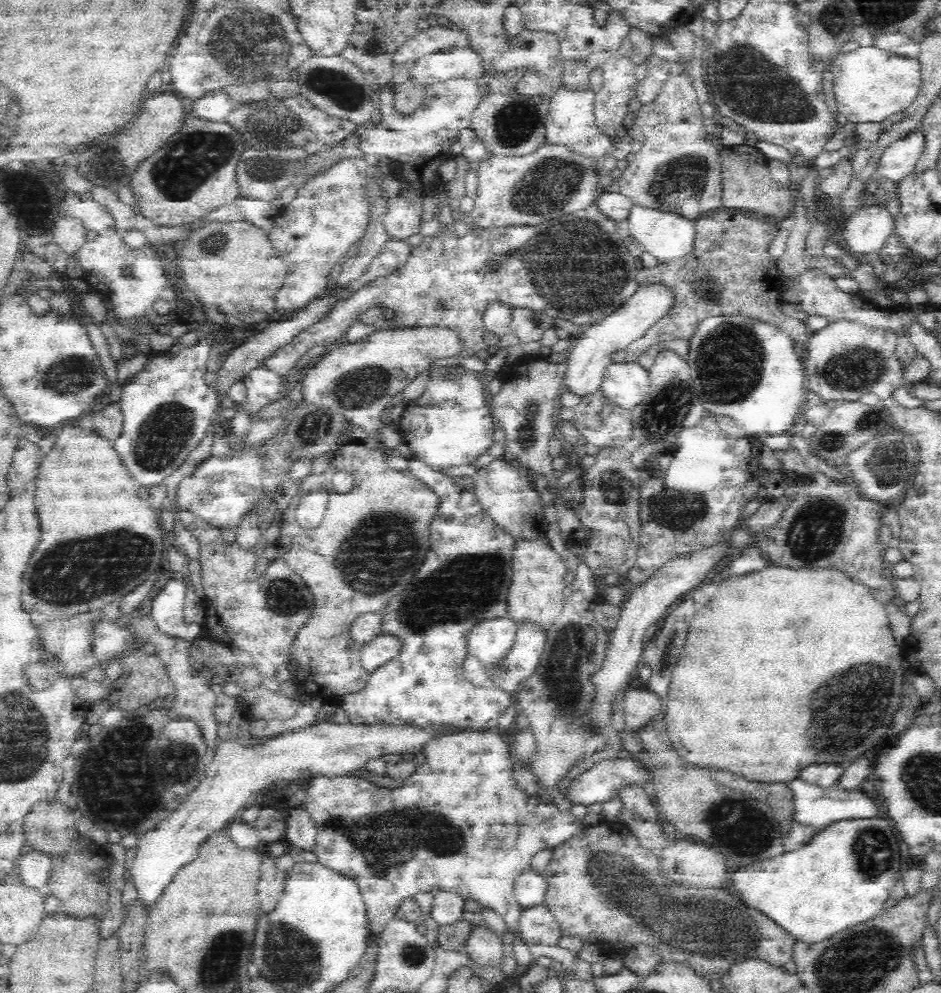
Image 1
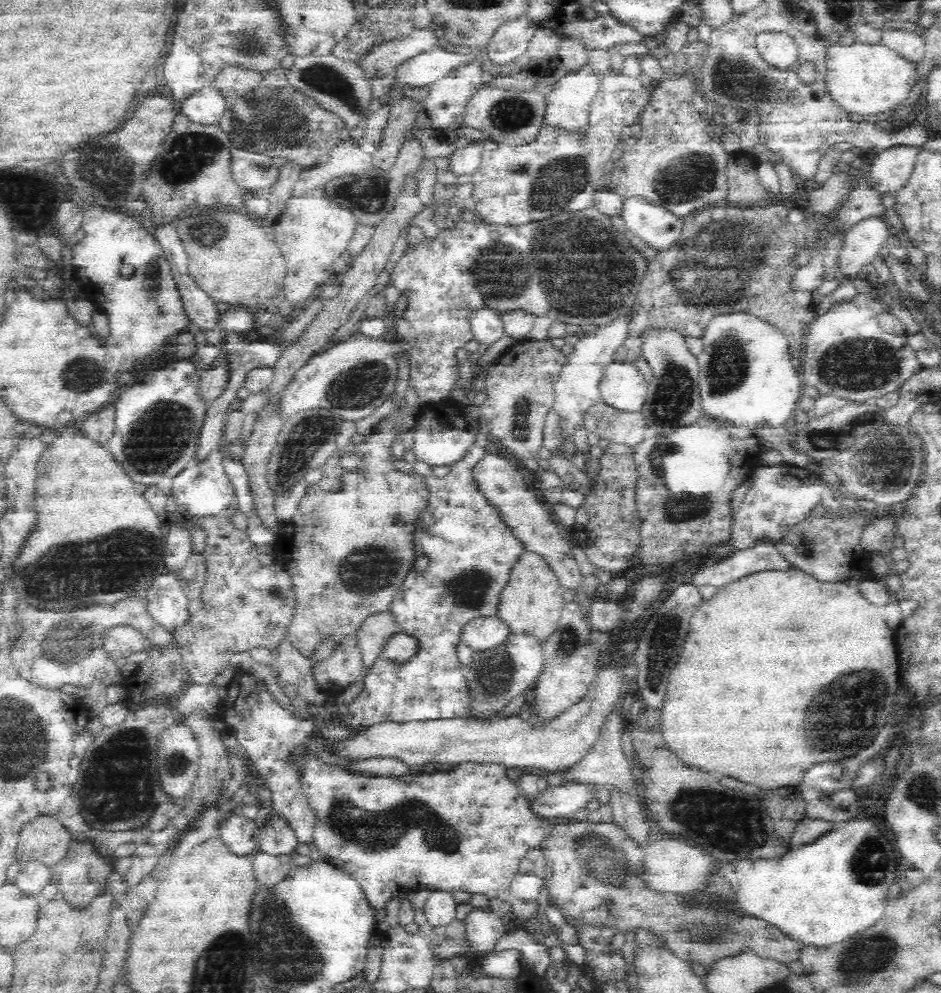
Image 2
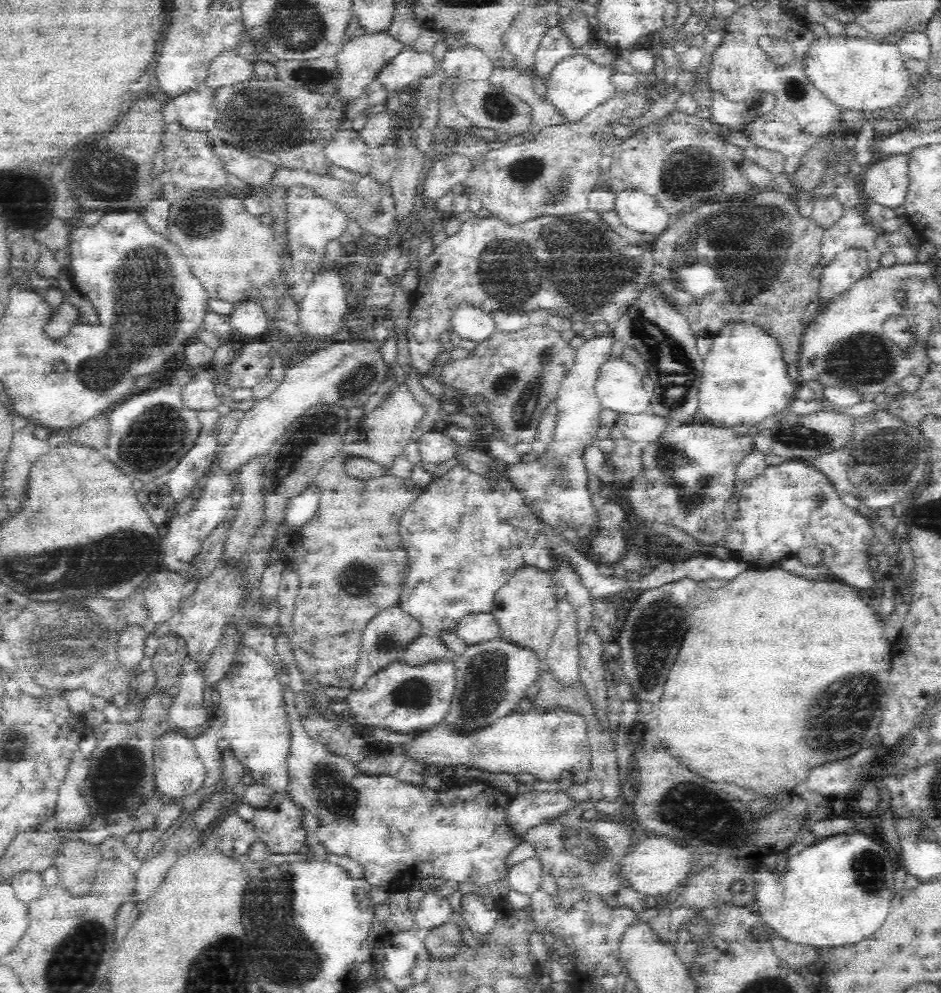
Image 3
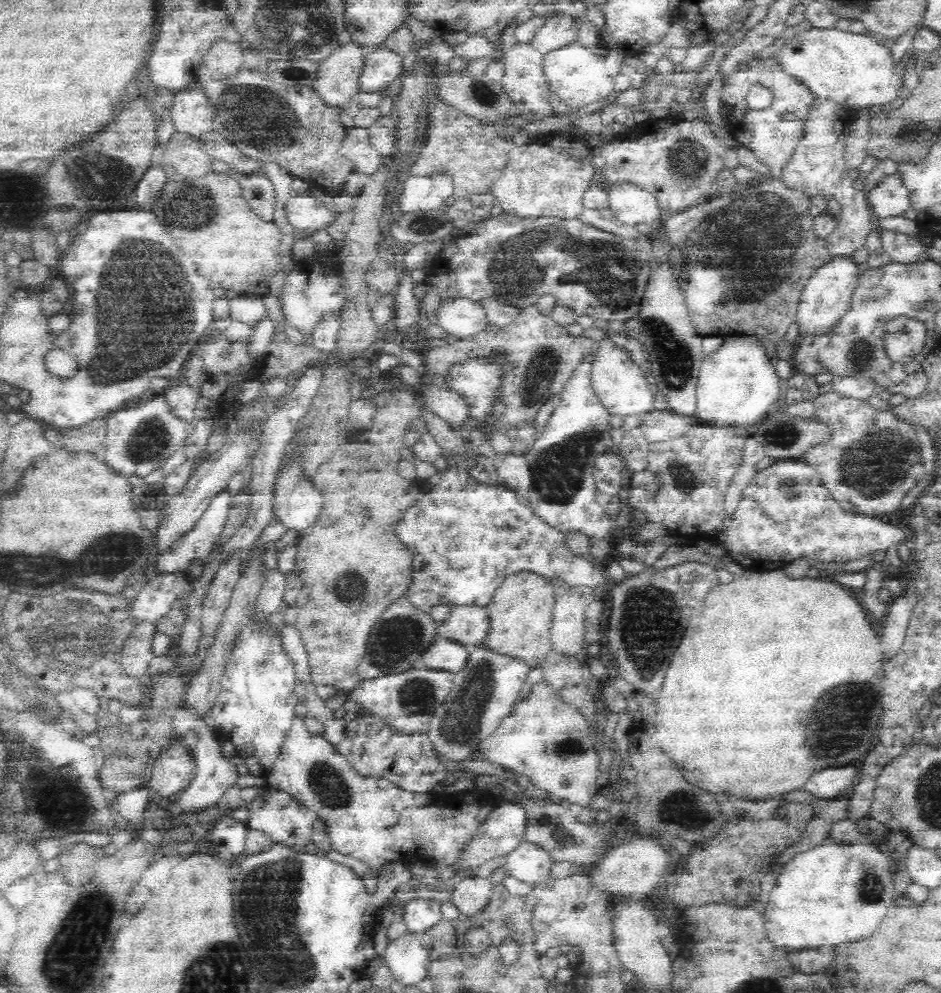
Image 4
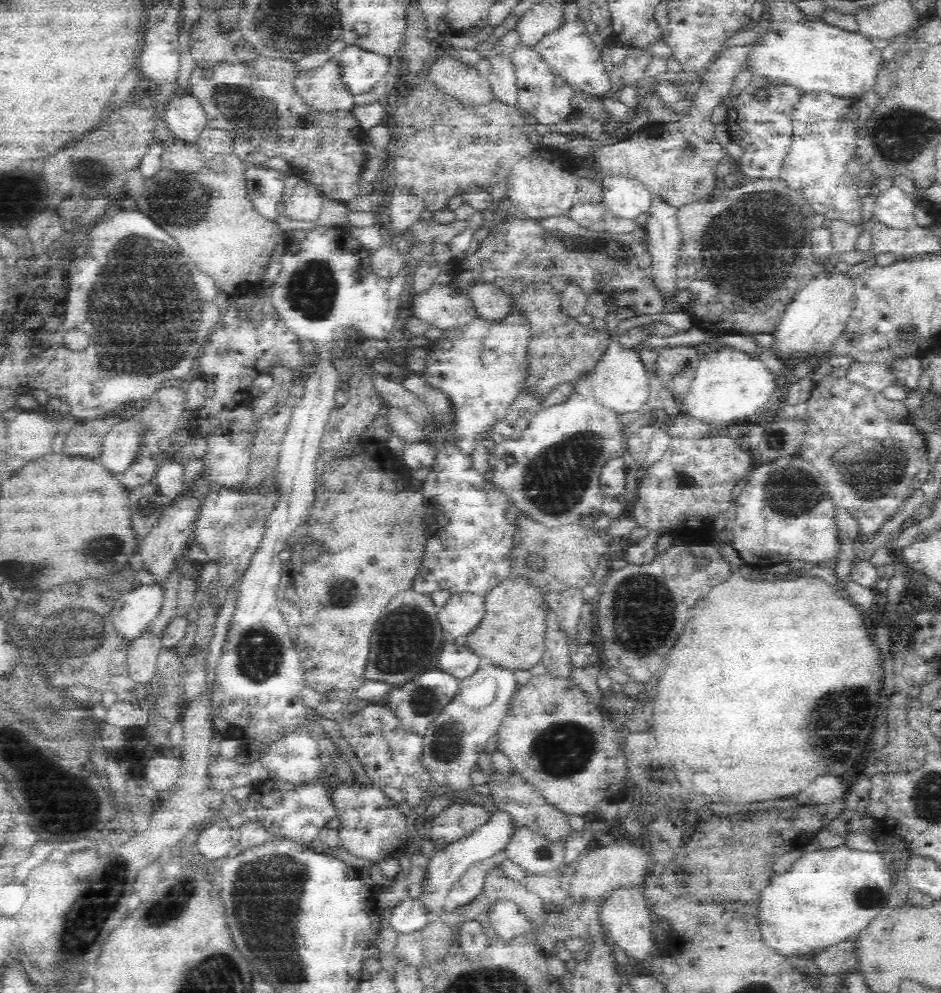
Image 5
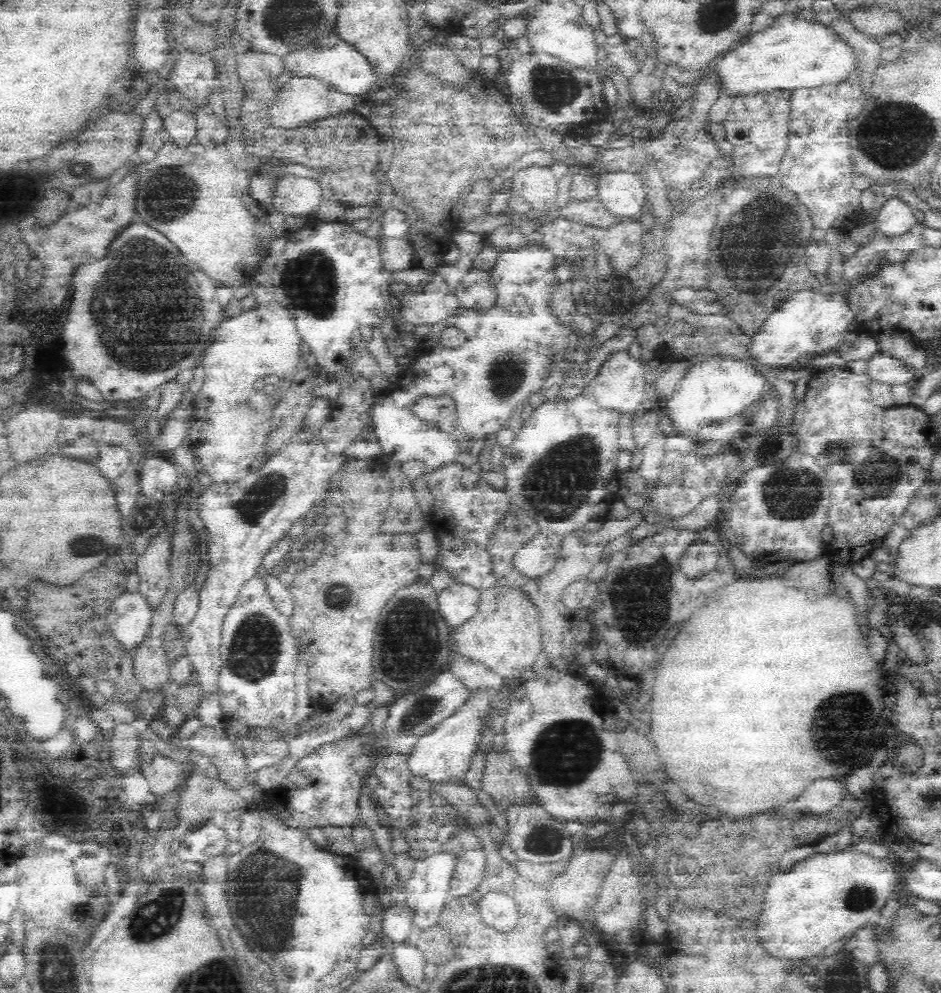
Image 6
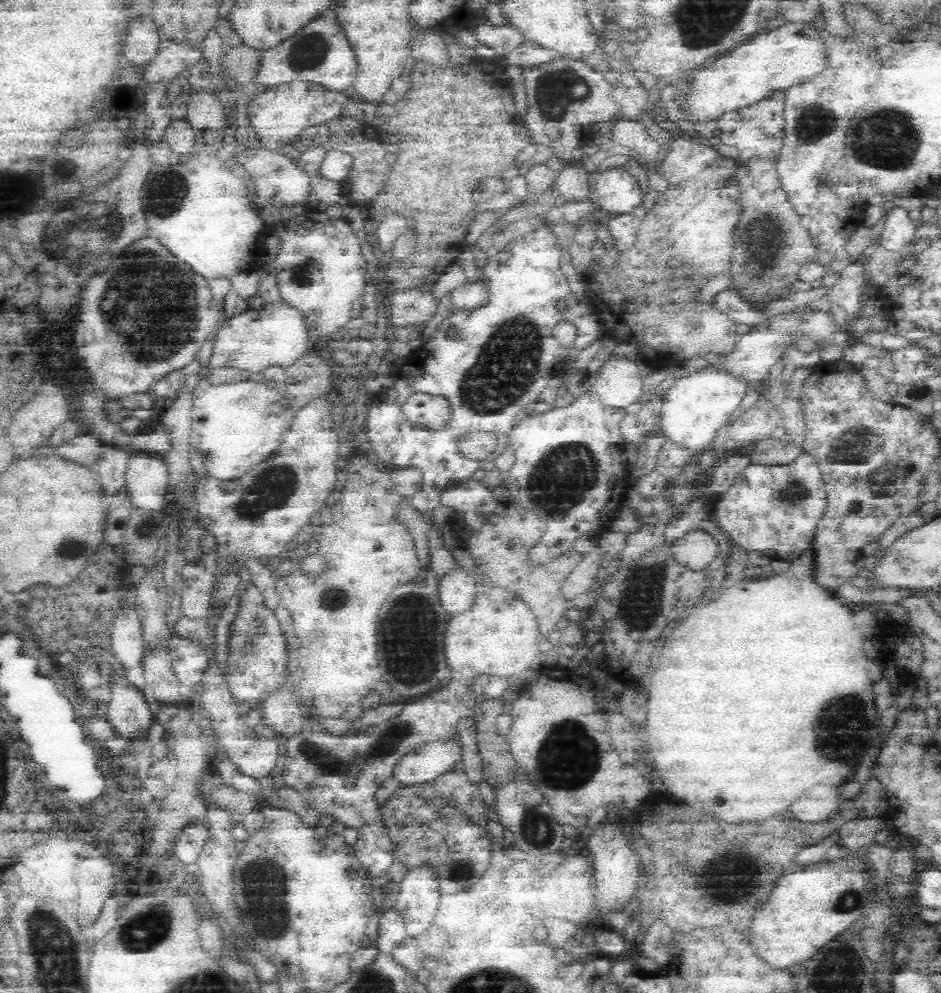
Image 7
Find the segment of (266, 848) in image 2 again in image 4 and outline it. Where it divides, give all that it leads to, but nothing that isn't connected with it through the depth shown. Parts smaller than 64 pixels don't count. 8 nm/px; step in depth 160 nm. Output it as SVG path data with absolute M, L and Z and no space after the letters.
M264 785L249 803L245 804L248 811L247 826L252 830L264 833L273 844L284 844L296 851L303 850L310 842L313 827L319 821L318 815L310 811L302 801L292 797L287 792Z

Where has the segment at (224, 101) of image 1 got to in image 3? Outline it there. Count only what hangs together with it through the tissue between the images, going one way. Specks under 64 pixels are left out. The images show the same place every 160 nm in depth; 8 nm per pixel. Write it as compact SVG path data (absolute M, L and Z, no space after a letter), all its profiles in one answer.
M200 85L173 100L178 113L178 123L192 132L215 132L217 106L214 89Z

